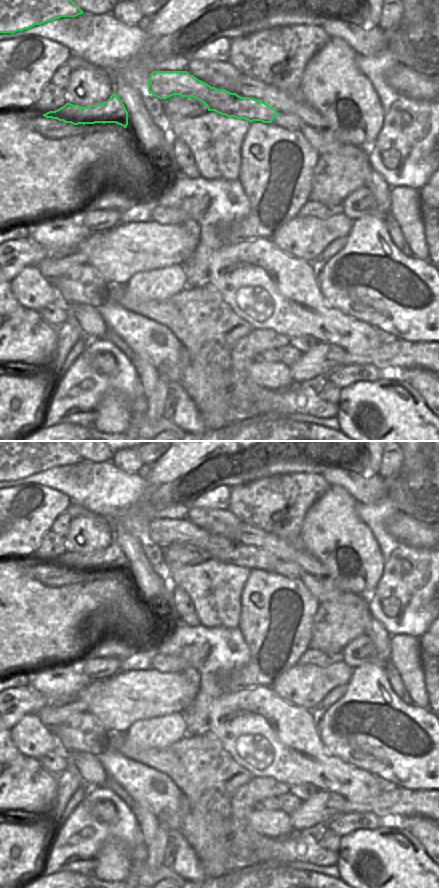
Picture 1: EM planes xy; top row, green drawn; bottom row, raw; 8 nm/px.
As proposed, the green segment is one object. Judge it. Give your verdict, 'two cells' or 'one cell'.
two cells

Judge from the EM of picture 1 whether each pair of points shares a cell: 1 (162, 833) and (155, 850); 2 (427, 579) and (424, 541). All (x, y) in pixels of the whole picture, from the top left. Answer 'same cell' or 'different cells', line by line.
1: same cell
2: different cells

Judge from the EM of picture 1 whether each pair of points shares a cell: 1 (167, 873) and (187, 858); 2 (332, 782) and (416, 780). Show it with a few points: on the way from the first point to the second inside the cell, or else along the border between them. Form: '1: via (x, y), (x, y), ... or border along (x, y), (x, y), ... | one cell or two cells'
1: border along (171, 867), (182, 878) | two cells
2: border along (366, 770), (388, 782) | two cells

